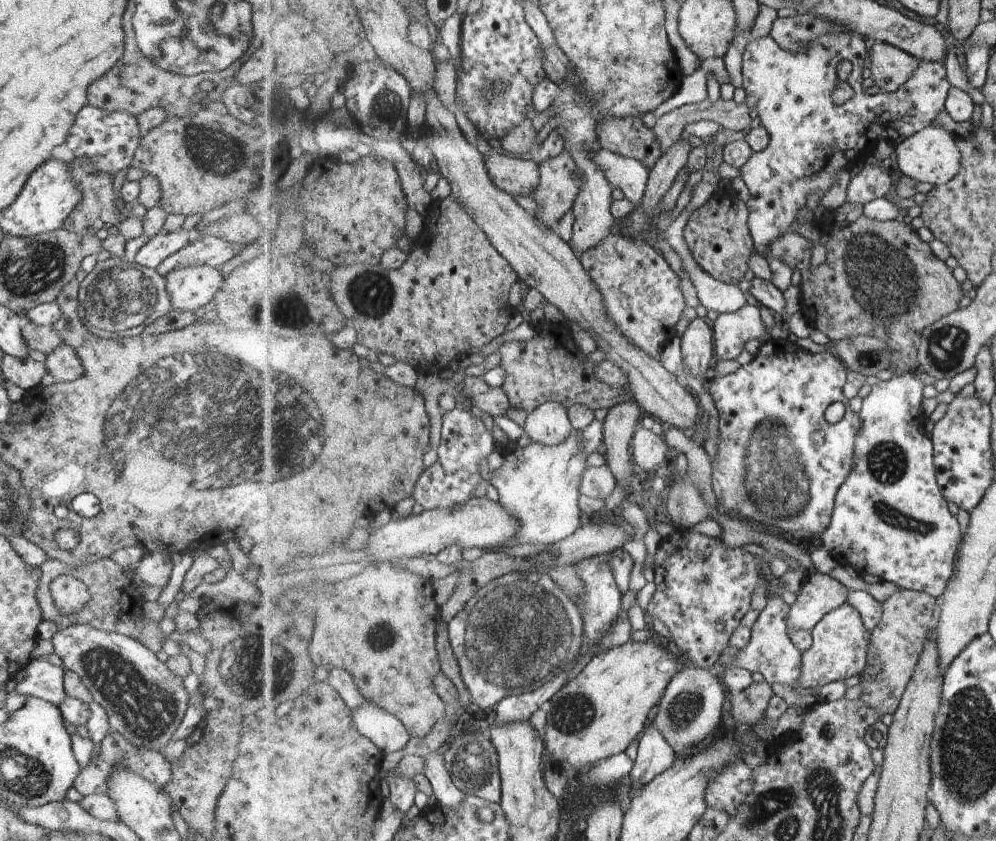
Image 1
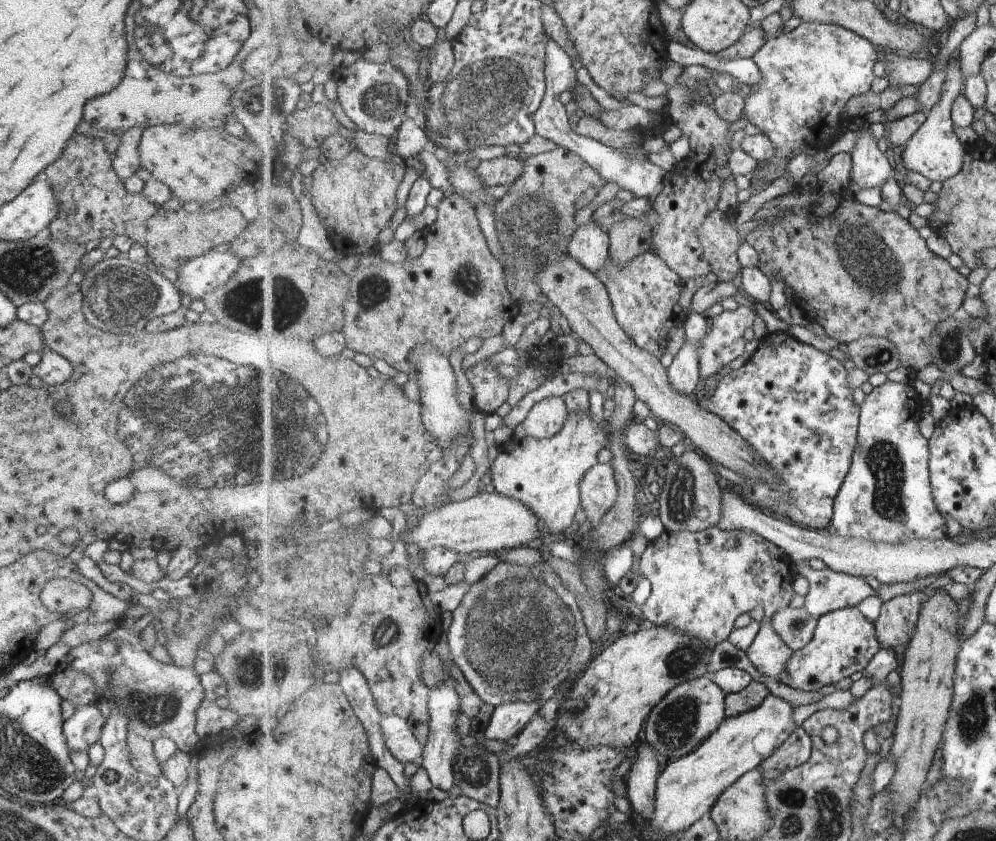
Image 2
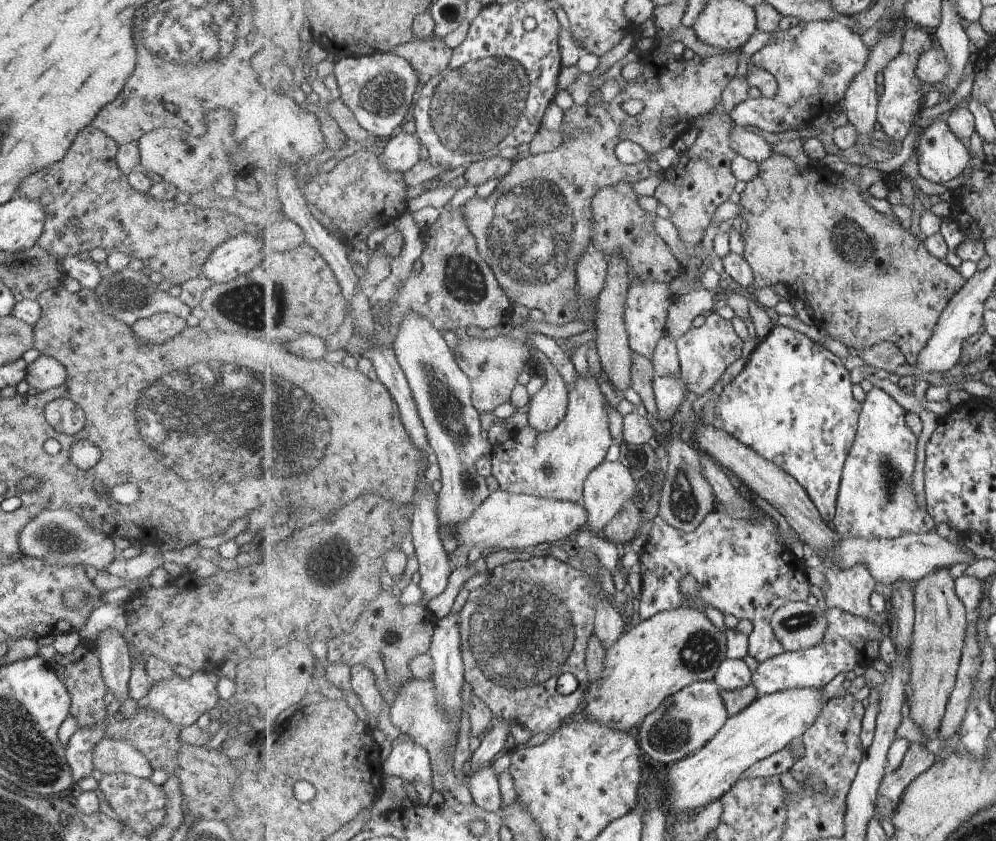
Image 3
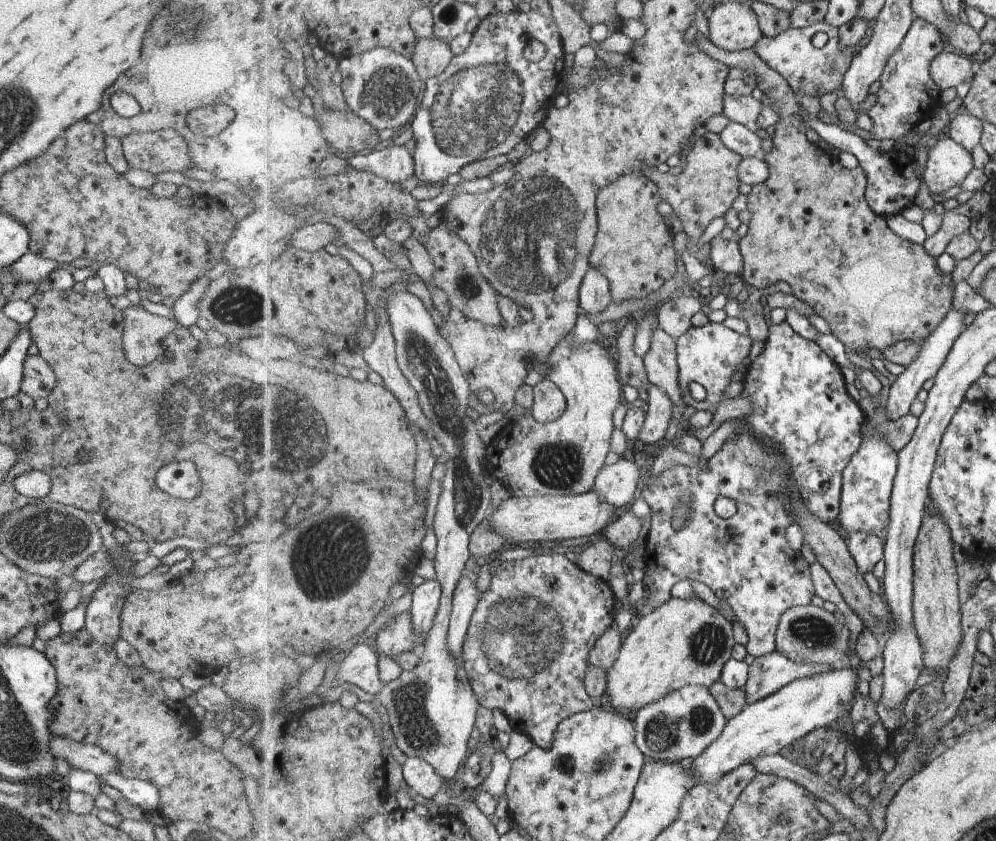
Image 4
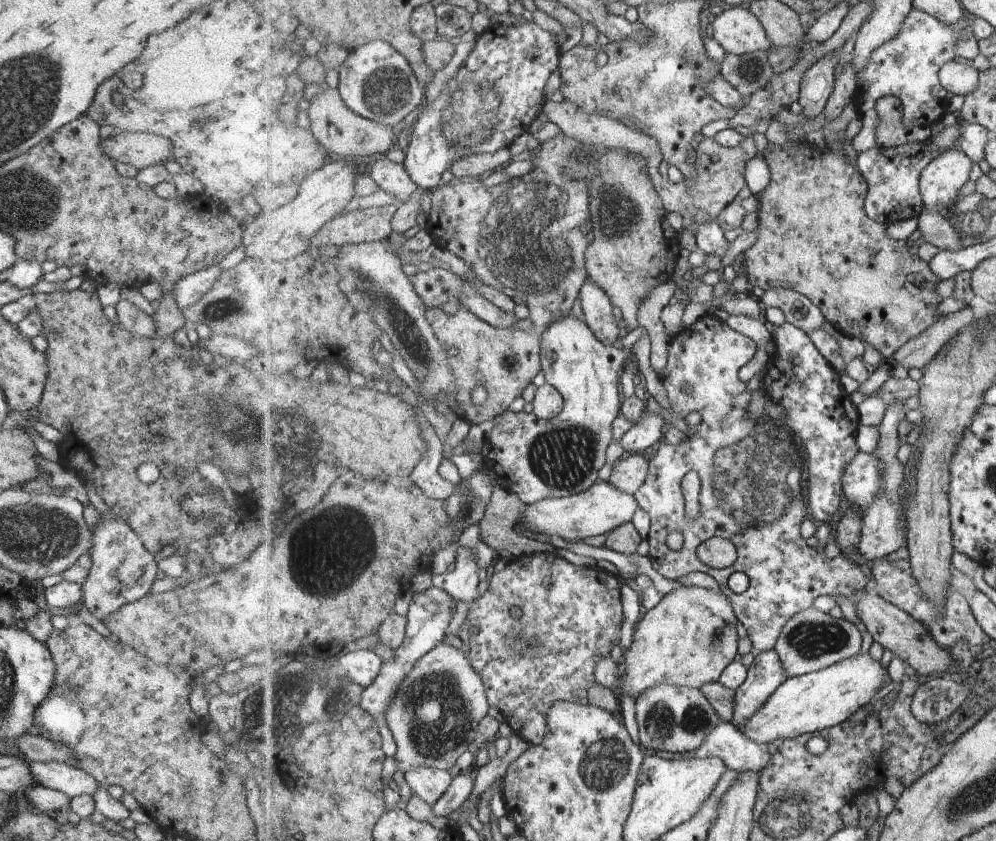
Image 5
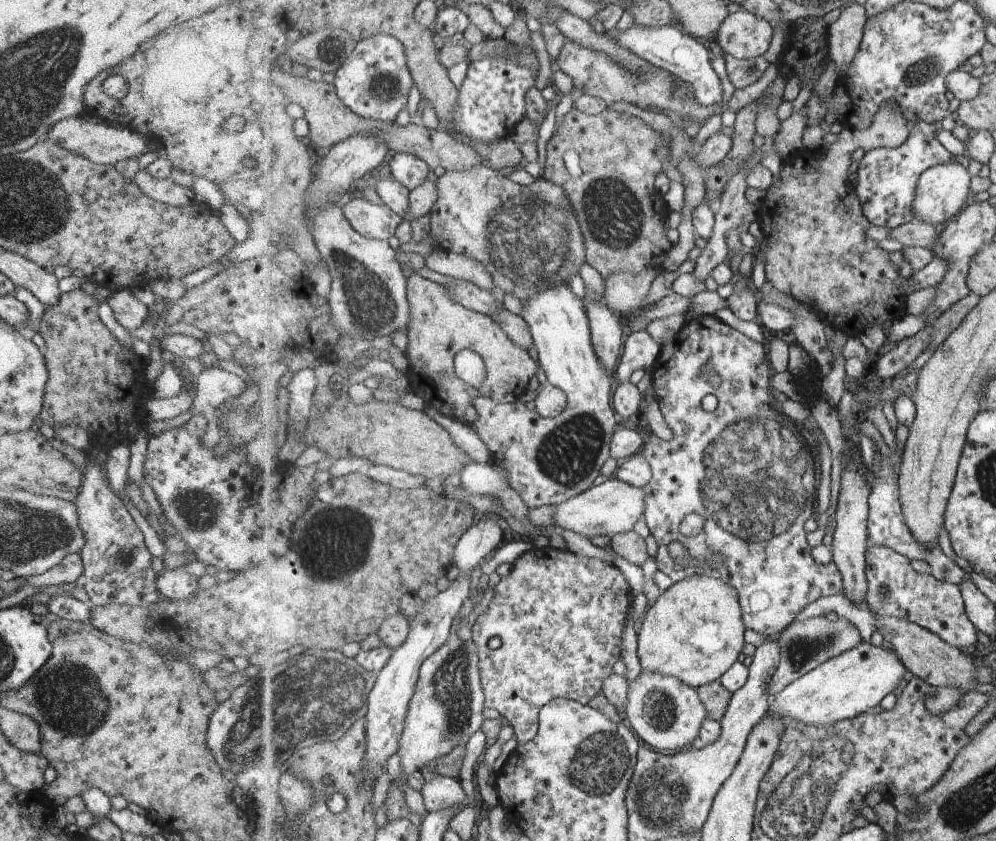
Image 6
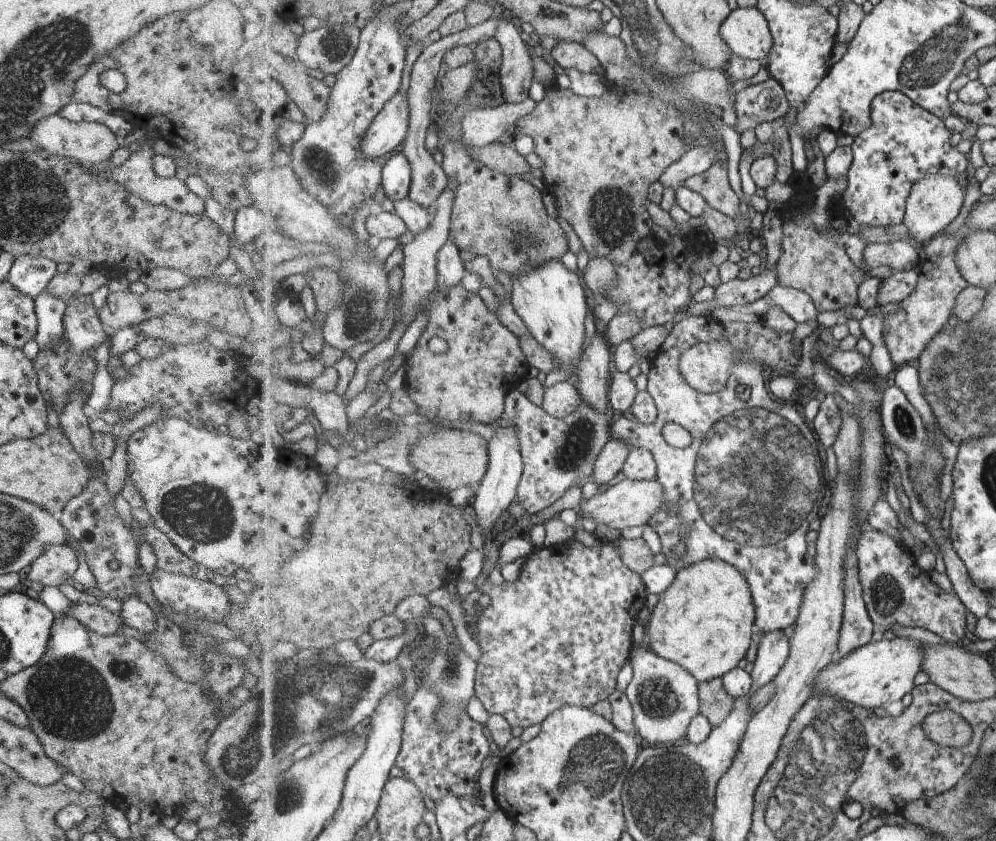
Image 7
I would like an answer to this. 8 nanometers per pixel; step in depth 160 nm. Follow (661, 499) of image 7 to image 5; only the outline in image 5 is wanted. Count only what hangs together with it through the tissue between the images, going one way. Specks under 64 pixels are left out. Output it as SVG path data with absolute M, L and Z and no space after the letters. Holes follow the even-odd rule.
M599 480L585 492L568 497L546 498L530 505L521 522L533 532L547 534L549 537L557 535L565 541L576 542L599 534L609 534L630 523L639 508L635 495L623 492L612 482Z

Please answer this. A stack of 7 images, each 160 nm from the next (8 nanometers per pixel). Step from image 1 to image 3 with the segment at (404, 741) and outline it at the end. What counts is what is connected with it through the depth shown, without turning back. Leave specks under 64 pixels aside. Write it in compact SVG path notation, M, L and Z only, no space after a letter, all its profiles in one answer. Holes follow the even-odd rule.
M411 740L392 742L391 752L383 762L383 772L407 780L419 790L425 804L433 790L432 760L428 750Z

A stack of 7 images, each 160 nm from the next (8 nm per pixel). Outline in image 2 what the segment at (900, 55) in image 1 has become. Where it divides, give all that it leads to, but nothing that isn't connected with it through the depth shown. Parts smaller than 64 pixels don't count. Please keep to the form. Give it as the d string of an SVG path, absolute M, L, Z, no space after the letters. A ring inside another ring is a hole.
M892 52L887 54L886 58L888 62L885 66L885 78L893 87L904 84L921 86L930 79L934 71L931 60L911 56L899 57Z

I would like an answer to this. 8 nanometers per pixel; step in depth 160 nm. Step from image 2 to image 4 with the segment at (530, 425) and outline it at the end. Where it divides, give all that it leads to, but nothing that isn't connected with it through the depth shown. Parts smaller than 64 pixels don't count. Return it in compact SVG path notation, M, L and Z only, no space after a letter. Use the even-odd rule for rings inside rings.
M544 377L534 387L533 415L540 423L557 420L566 411L567 401L564 392L556 382Z

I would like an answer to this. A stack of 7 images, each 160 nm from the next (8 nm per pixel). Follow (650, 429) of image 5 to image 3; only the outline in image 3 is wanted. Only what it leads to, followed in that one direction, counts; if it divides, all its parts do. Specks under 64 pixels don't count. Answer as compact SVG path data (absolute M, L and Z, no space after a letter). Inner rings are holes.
M681 375L679 377L657 376L654 380L654 393L661 423L662 421L669 422L673 418L673 414L677 412L684 396L690 395Z

